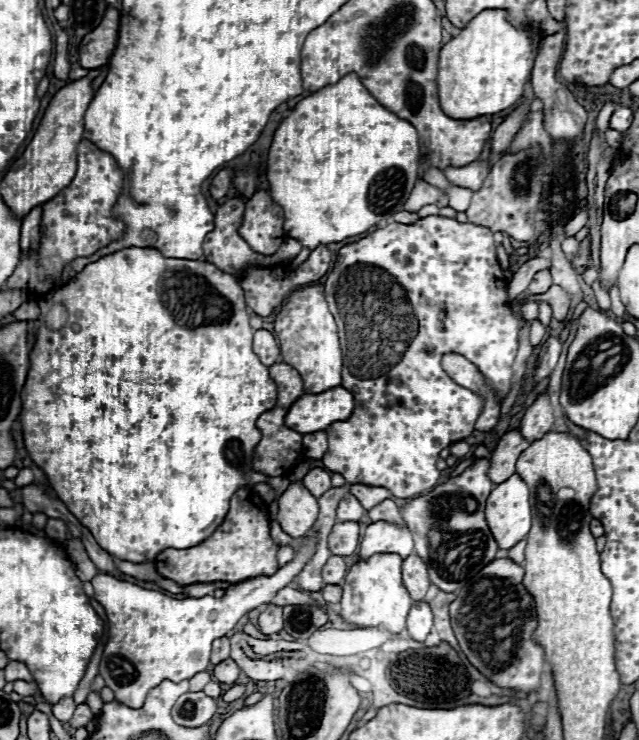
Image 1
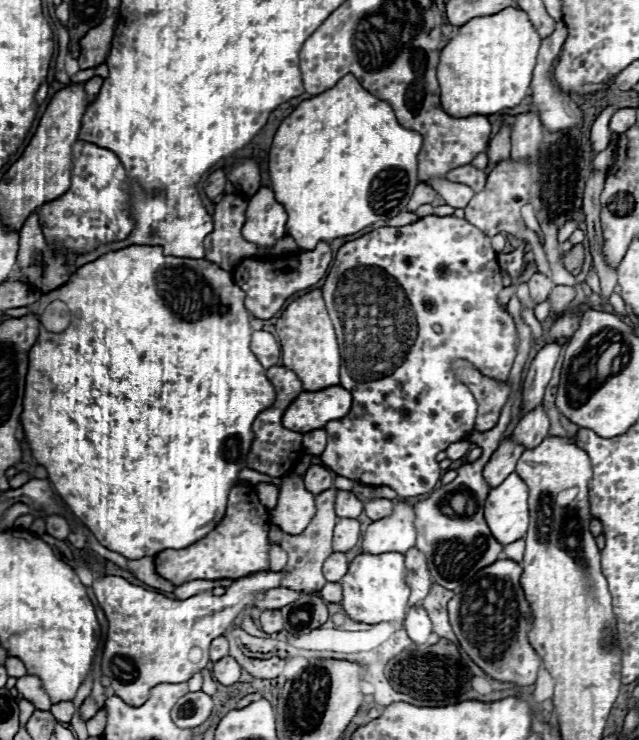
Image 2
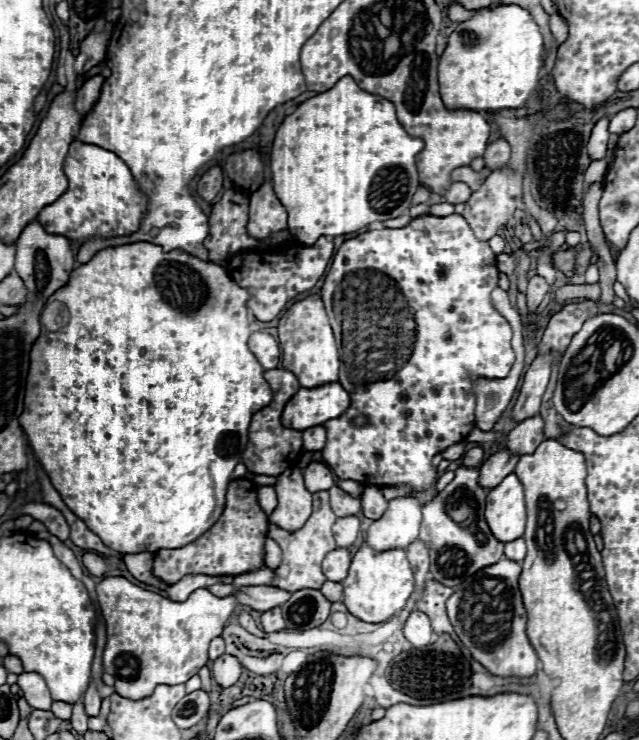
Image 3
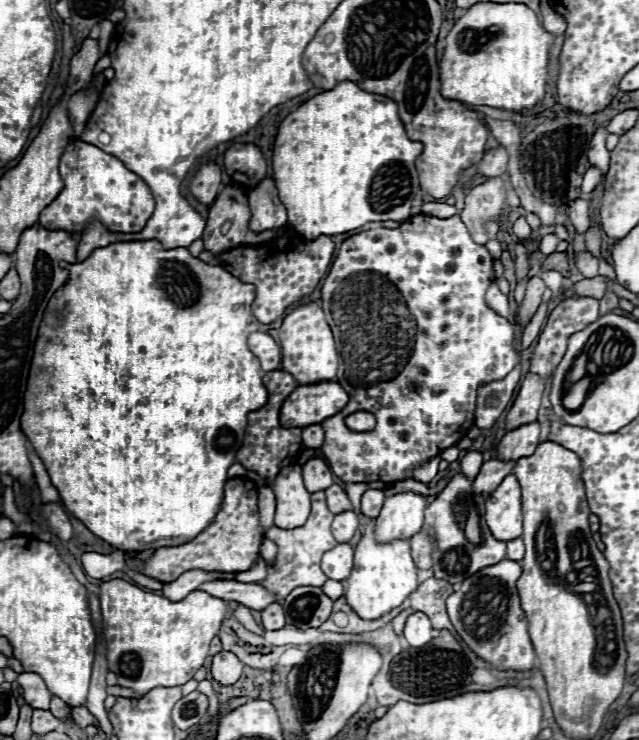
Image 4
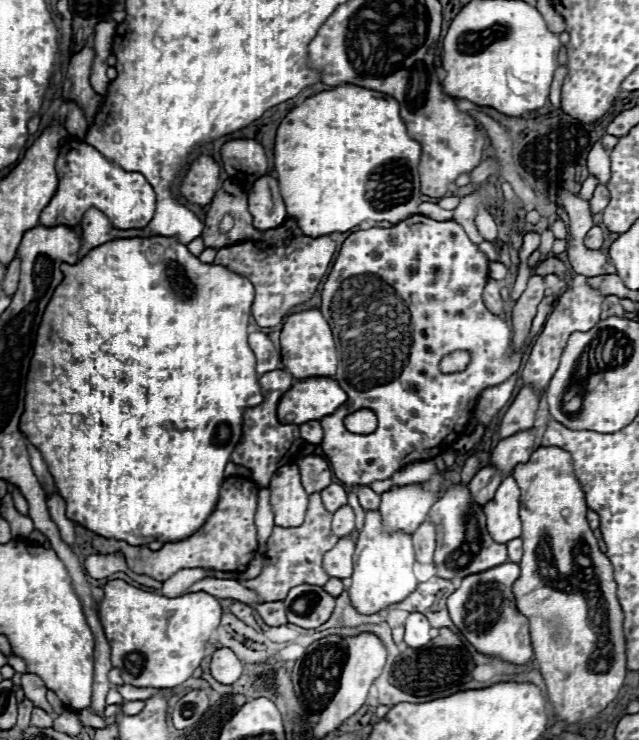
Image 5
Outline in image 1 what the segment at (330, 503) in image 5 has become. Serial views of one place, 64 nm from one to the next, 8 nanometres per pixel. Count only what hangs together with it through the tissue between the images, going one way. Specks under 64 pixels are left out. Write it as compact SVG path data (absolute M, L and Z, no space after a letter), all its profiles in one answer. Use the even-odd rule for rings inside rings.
M346 494L342 500L340 500L340 504L338 504L338 510L336 510L336 514L338 514L338 520L340 522L358 522L362 516L364 516L364 508L362 508L362 504L352 496L352 494Z

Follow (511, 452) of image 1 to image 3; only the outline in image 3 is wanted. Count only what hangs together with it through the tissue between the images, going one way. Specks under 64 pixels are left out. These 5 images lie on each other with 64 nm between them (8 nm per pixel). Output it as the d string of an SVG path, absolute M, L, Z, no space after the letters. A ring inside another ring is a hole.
M500 450L494 456L490 456L482 468L480 468L480 478L478 484L486 490L492 490L494 486L498 486L502 482L502 478L506 478L508 474L514 472L514 466L518 462L518 454L510 454L508 450Z

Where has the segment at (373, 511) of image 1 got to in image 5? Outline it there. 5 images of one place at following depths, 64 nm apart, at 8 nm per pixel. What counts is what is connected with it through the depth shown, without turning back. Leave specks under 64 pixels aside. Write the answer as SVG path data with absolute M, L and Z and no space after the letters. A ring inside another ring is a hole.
M354 484L352 490L358 494L360 504L364 506L364 510L376 510L380 504L380 494L376 494L370 486L362 486L362 484Z

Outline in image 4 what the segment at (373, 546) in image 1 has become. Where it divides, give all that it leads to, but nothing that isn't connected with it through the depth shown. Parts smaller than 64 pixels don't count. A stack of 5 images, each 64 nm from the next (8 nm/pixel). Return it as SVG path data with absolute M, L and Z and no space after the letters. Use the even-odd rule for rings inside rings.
M414 492L386 496L382 512L376 518L376 538L380 542L412 538L424 524L426 506L426 498Z

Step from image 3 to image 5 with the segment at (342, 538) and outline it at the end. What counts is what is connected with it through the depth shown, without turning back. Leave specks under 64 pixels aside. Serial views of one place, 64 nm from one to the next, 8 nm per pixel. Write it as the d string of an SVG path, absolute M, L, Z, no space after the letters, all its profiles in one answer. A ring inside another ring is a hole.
M350 504L340 506L332 518L332 532L342 538L354 530L354 510Z

